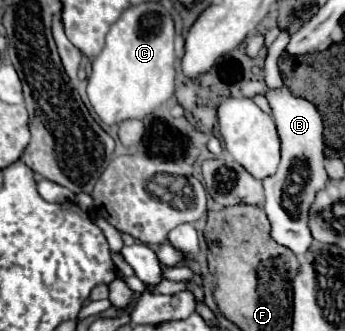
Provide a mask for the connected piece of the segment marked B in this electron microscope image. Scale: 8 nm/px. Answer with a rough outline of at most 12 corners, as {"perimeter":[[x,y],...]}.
{"perimeter":[[265,93],[281,163],[263,181],[271,237],[305,255],[329,179],[315,105]]}

